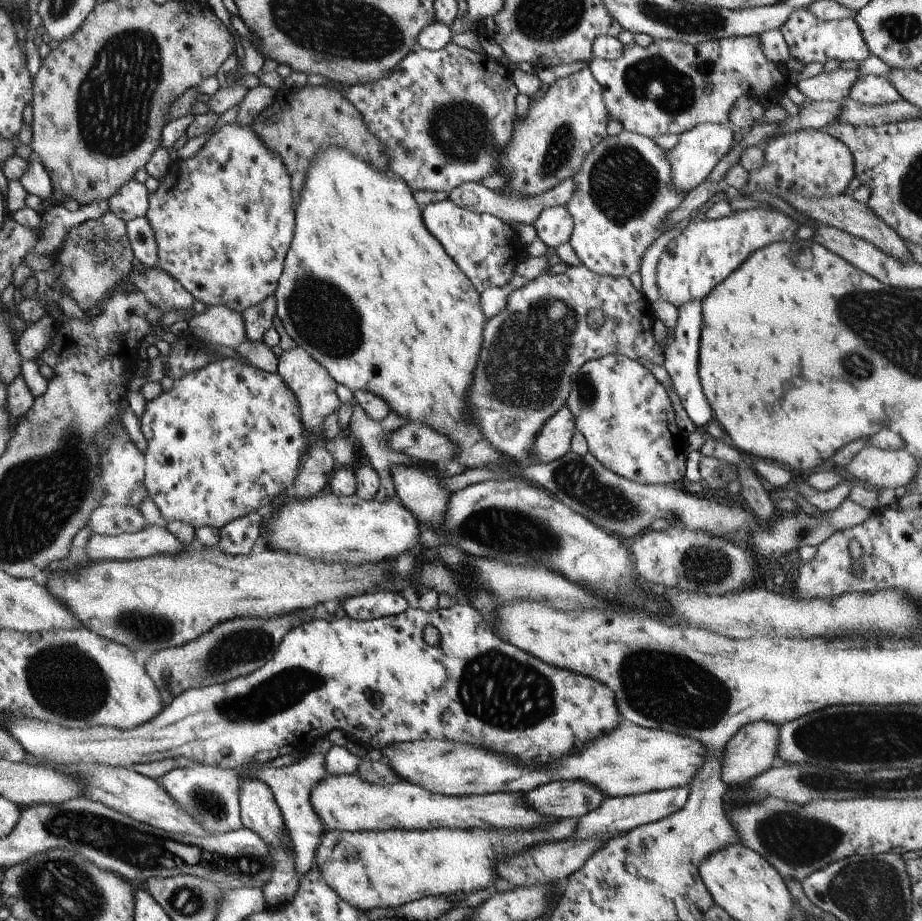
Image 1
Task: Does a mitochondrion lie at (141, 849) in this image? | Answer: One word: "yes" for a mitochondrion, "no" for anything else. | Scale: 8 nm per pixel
yes

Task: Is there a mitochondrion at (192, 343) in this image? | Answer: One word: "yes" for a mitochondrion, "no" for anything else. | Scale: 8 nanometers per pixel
no

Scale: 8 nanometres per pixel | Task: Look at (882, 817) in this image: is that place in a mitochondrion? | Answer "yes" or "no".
no

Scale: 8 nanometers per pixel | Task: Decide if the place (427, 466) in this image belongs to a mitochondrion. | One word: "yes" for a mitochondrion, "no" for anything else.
no

